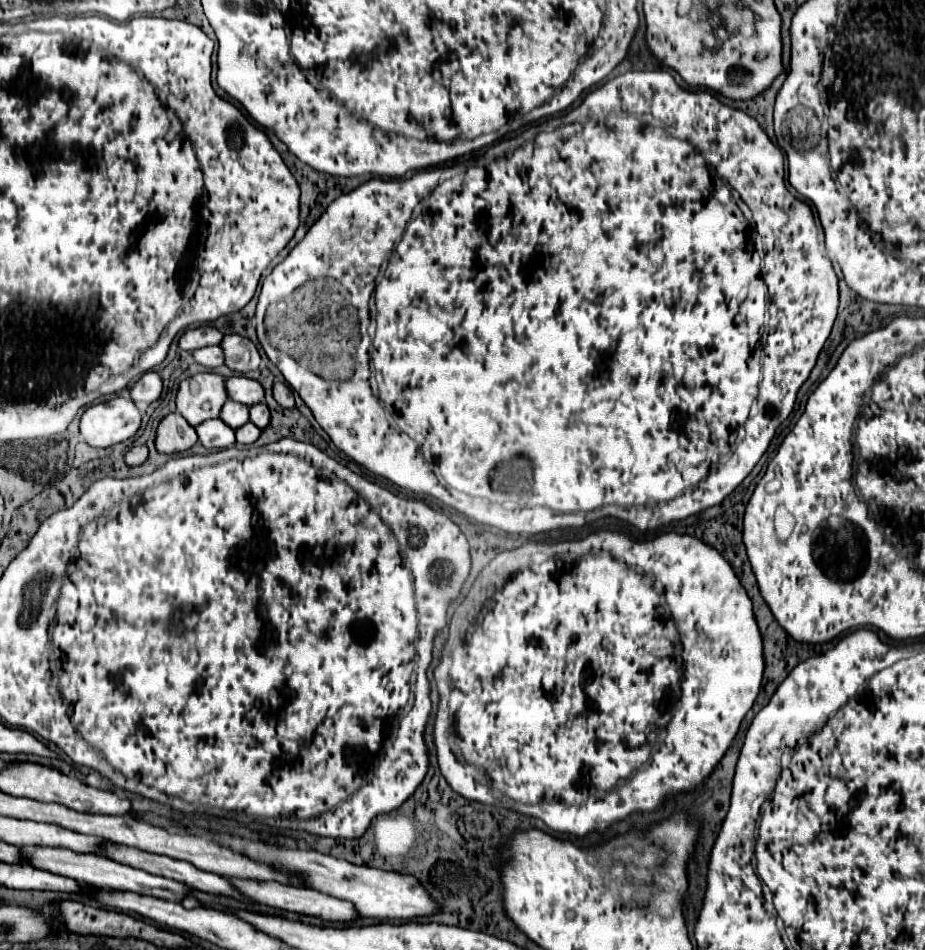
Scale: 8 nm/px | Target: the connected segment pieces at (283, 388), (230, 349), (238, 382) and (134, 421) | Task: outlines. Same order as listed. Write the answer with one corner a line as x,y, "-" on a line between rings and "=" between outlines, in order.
275,383
273,385
273,397
281,407
295,407
295,399
293,399
293,391
289,385
285,383
=
225,335
221,347
225,351
225,365
235,373
249,373
259,369
261,355
251,339
241,335
=
233,375
227,379
225,383
227,387
227,393
233,401
239,401
239,403
245,403
245,405
257,405
263,401
265,397
265,391
263,391
263,385
255,379
249,379
249,377
241,377
241,375
=
131,397
91,405
81,417
81,435
91,447
111,447
127,441
141,427
141,411

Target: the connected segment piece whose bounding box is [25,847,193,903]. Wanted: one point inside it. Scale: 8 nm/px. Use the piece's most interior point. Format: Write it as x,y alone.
97,870

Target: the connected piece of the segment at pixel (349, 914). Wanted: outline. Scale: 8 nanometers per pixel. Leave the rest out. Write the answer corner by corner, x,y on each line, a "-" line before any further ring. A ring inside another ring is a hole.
229,879
229,881
243,895
251,897
253,901
263,903
263,905
271,905
271,907
277,907
277,909
283,909
283,911
291,911
291,913
297,913
297,915
319,917
319,919
331,921
331,923
351,923
351,921
361,917
355,911
353,903
347,903
347,901
331,897
331,895
323,895
321,891
315,891
315,889
297,889
297,887
287,887
287,885
281,885
281,883
275,883
275,881
271,881
271,883
269,881
251,881
251,879

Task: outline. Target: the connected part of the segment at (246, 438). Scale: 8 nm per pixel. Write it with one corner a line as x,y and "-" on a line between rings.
245,423
245,425
239,427
235,433
237,433
237,443
241,443
241,445
251,445
251,443
255,443
255,441
259,439
261,429
255,427
253,423

